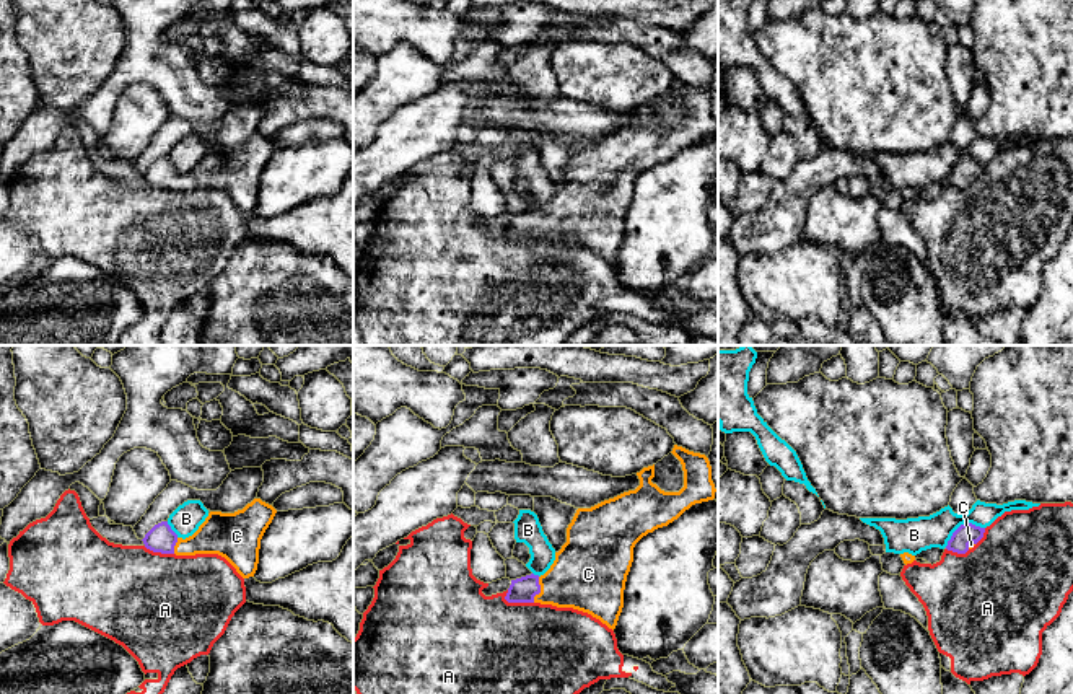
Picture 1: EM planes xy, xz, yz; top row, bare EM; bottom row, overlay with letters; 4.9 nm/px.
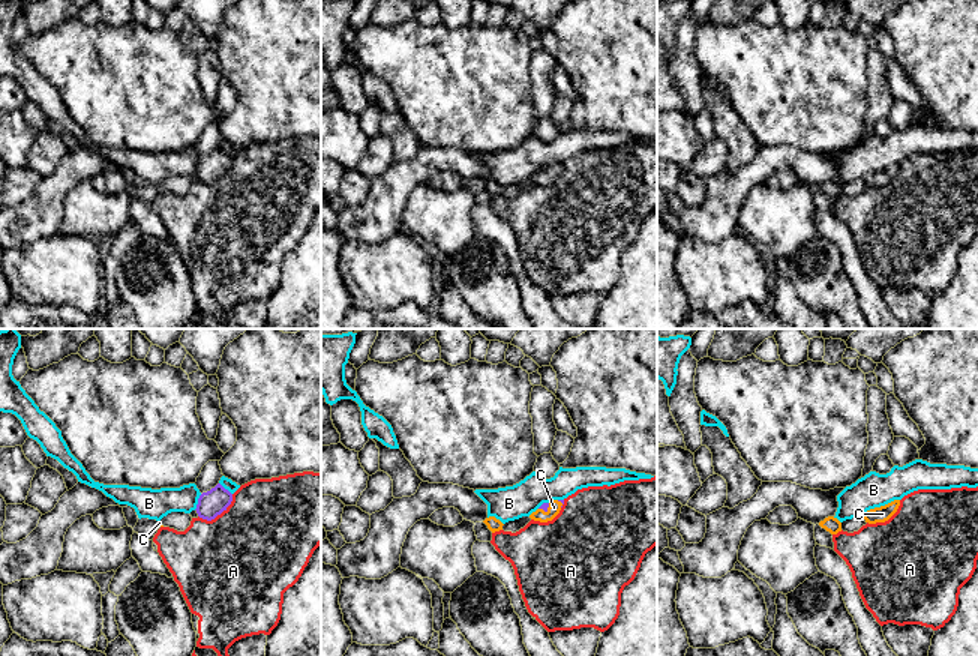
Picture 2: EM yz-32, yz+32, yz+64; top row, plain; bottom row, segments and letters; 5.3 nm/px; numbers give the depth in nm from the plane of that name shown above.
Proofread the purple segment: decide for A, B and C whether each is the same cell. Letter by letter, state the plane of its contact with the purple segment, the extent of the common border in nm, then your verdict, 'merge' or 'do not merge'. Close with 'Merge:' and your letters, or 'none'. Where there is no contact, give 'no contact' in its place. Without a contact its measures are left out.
A: contact in xz; length 160 nm; do not merge
B: contact in yz; length 220 nm; do not merge
C: contact in xz; length 130 nm; merge
Merge: C

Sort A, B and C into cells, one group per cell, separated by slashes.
A / B / C

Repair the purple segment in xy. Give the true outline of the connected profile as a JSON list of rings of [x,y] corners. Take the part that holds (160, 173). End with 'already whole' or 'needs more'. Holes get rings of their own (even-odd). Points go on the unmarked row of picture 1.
[[[254,134],[234,148],[210,147],[199,165],[186,174],[179,173],[168,156],[161,156],[142,176],[147,184],[161,189],[218,189],[243,213],[249,213],[257,205],[261,174],[275,148],[272,140]]]; needs more

